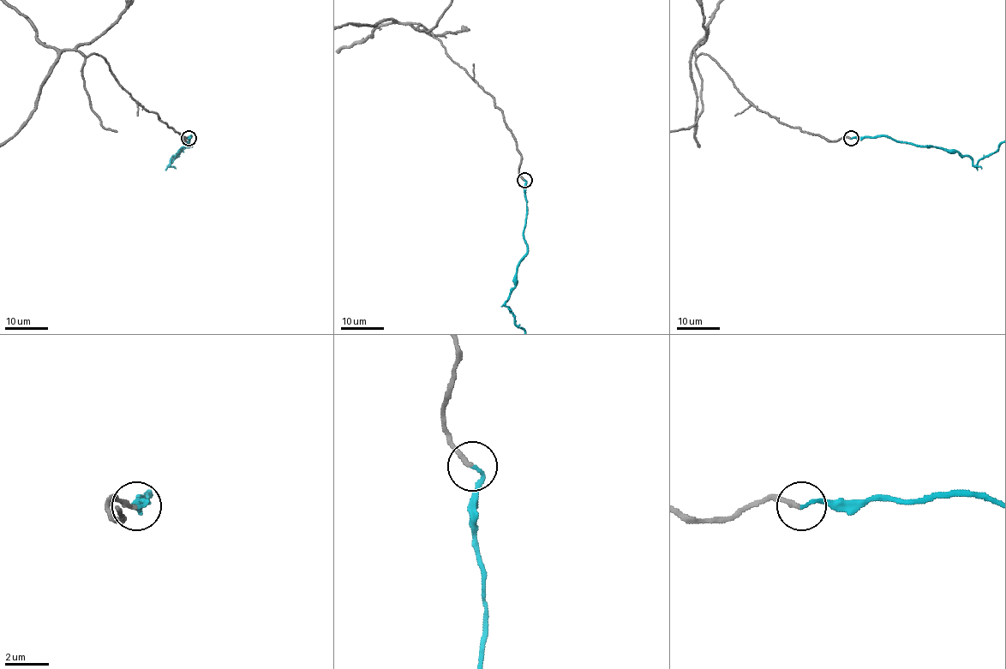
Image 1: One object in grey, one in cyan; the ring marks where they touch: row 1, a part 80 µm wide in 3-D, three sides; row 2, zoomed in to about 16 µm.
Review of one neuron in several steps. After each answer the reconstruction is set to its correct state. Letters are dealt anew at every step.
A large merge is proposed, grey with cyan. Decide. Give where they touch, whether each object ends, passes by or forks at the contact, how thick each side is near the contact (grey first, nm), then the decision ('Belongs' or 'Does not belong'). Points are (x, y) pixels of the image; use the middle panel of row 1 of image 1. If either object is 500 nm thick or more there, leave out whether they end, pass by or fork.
Place: (524, 180). At the ring grey ends. At the ring cyan ends. Thickness 240 nm (grey) against 150 nm. Belongs

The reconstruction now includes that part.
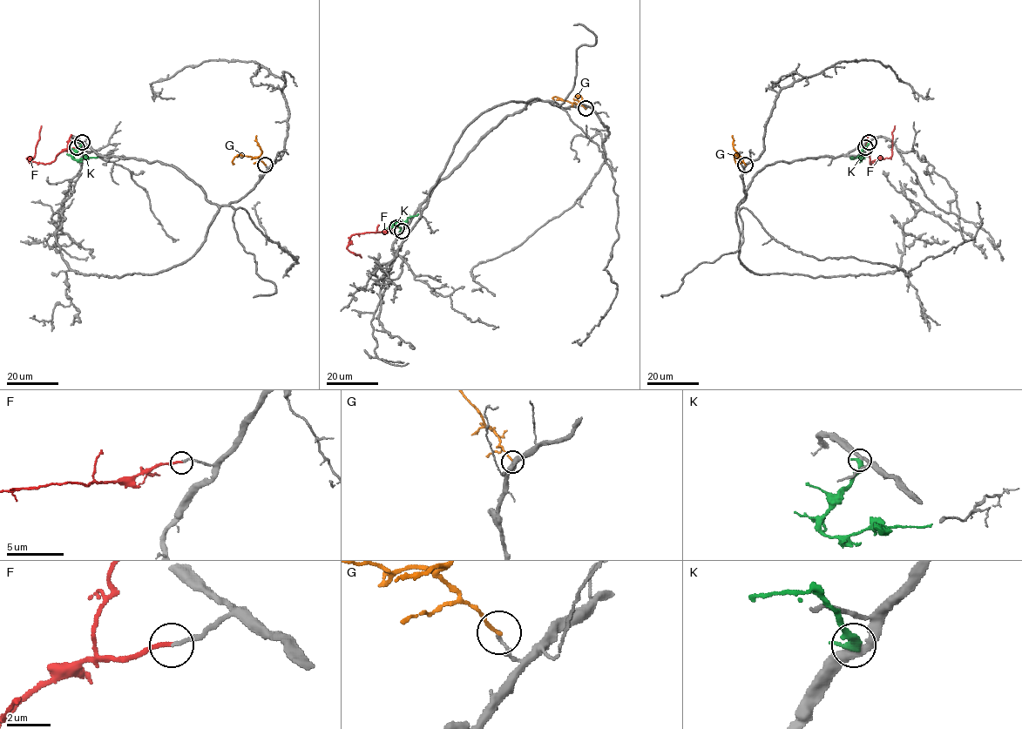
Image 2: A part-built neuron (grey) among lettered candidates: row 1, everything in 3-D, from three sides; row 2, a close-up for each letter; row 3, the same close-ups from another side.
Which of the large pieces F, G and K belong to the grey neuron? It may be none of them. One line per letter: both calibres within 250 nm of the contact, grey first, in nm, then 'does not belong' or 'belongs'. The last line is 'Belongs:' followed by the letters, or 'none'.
F: 160/200 nm | belongs
G: 140/140 nm | does not belong
K: 360/480 nm | does not belong
Belongs: F

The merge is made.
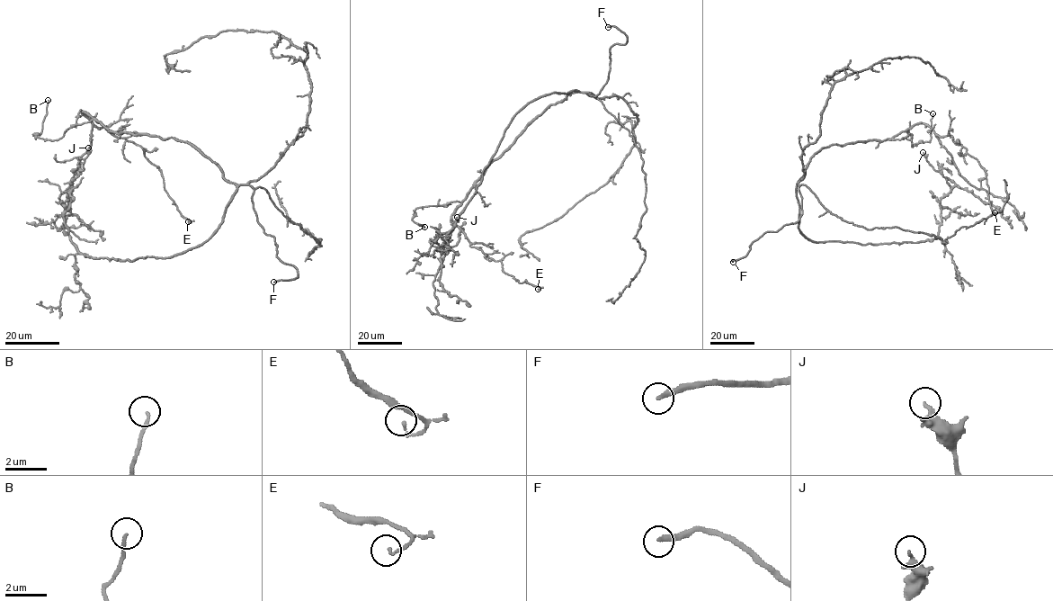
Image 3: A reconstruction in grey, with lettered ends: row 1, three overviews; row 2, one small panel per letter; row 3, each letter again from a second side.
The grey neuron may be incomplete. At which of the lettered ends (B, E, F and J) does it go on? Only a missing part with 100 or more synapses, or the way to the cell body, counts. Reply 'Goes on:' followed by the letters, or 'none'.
Goes on: F

